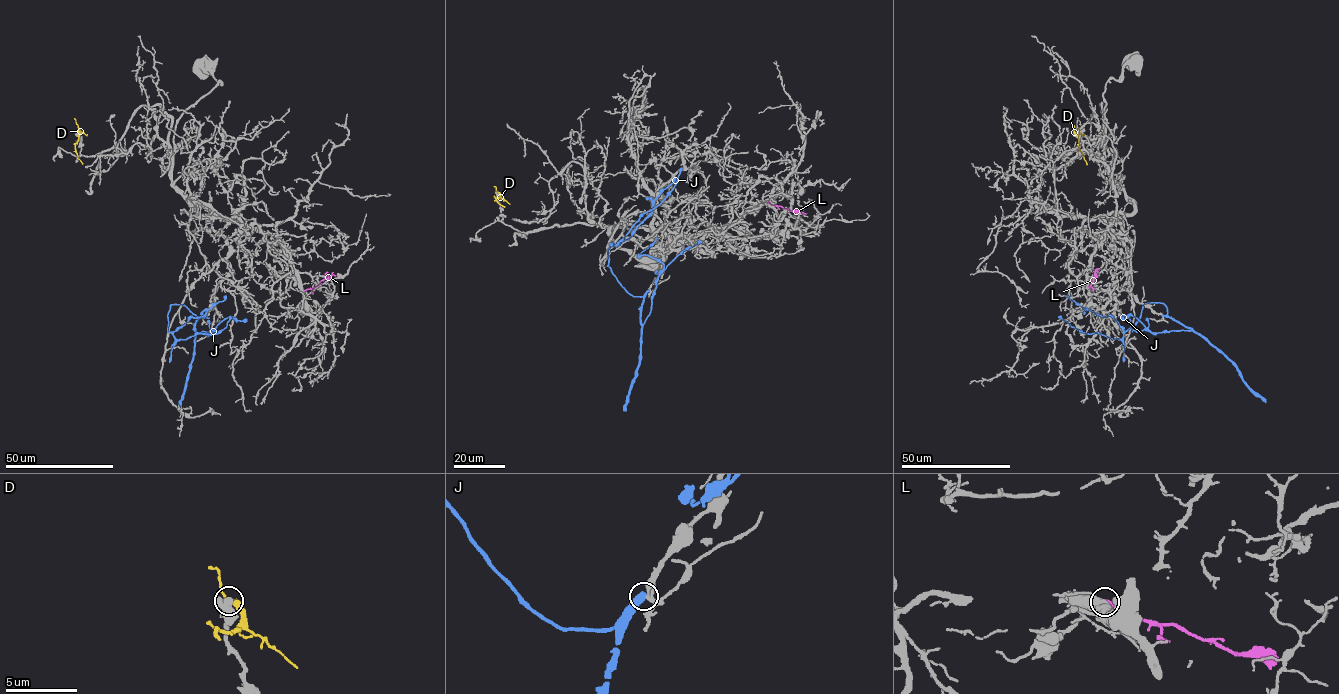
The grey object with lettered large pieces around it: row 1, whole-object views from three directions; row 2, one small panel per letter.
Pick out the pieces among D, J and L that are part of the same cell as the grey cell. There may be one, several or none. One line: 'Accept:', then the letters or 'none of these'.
Accept: L

